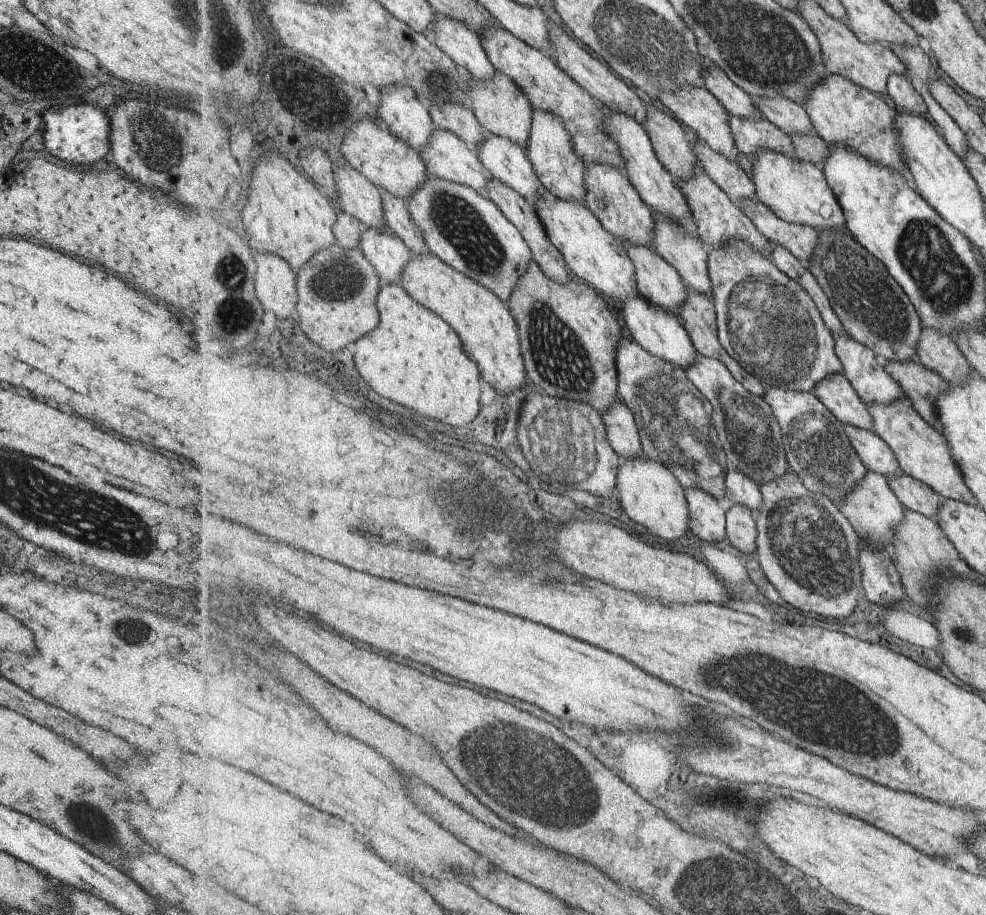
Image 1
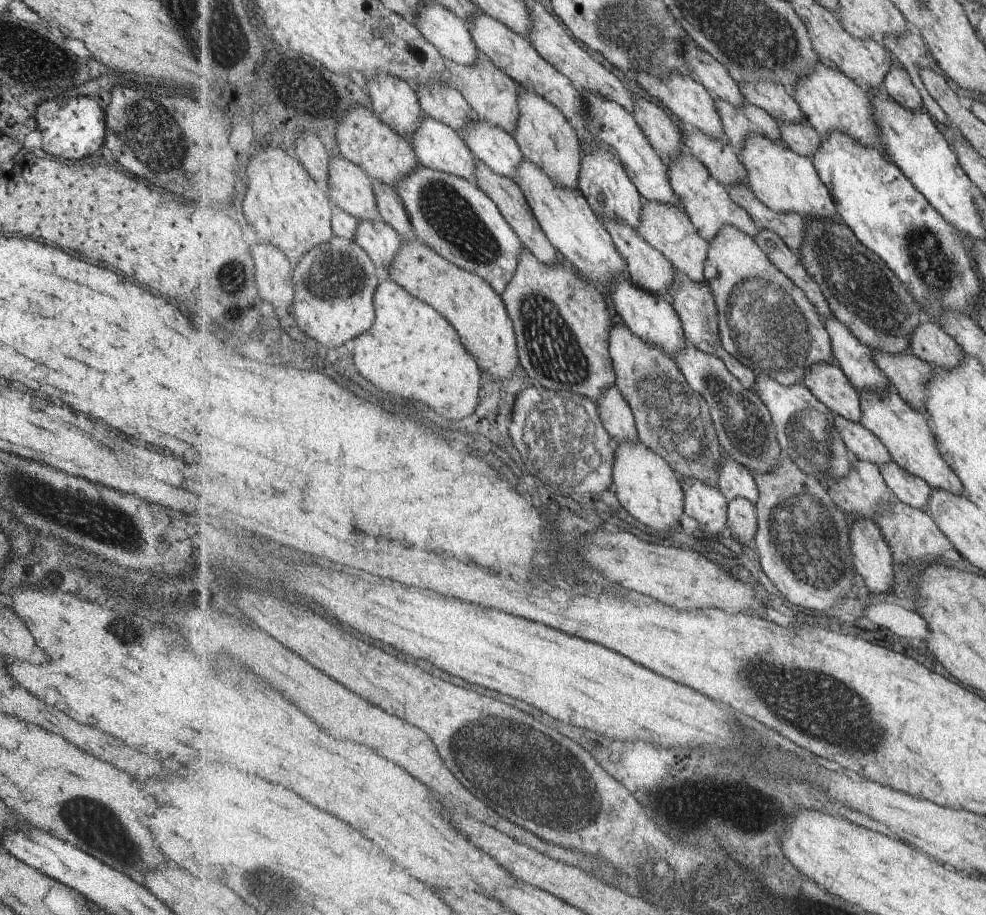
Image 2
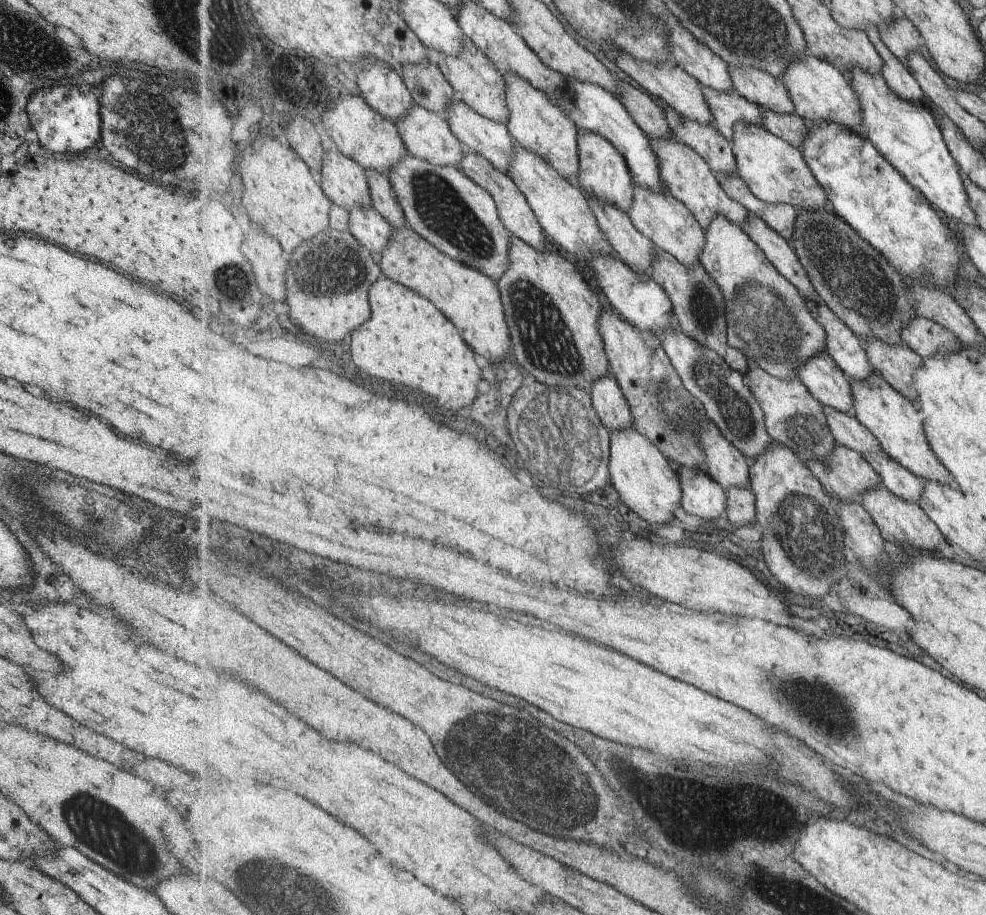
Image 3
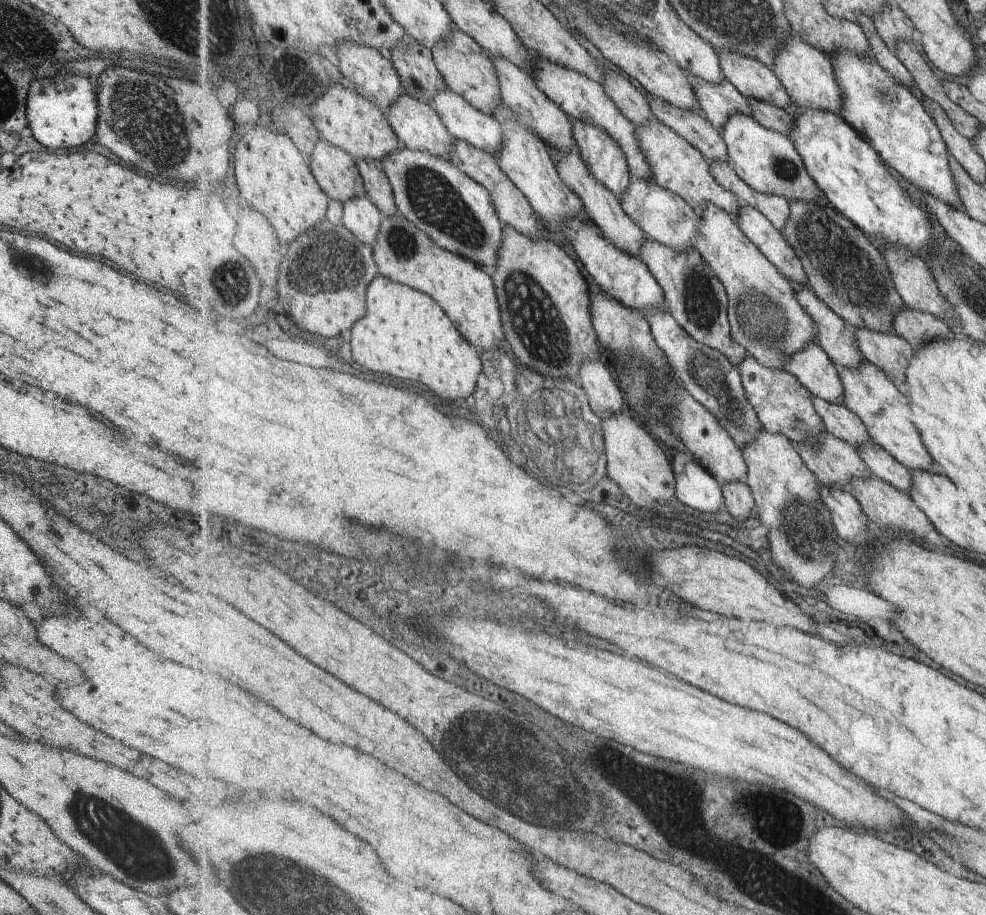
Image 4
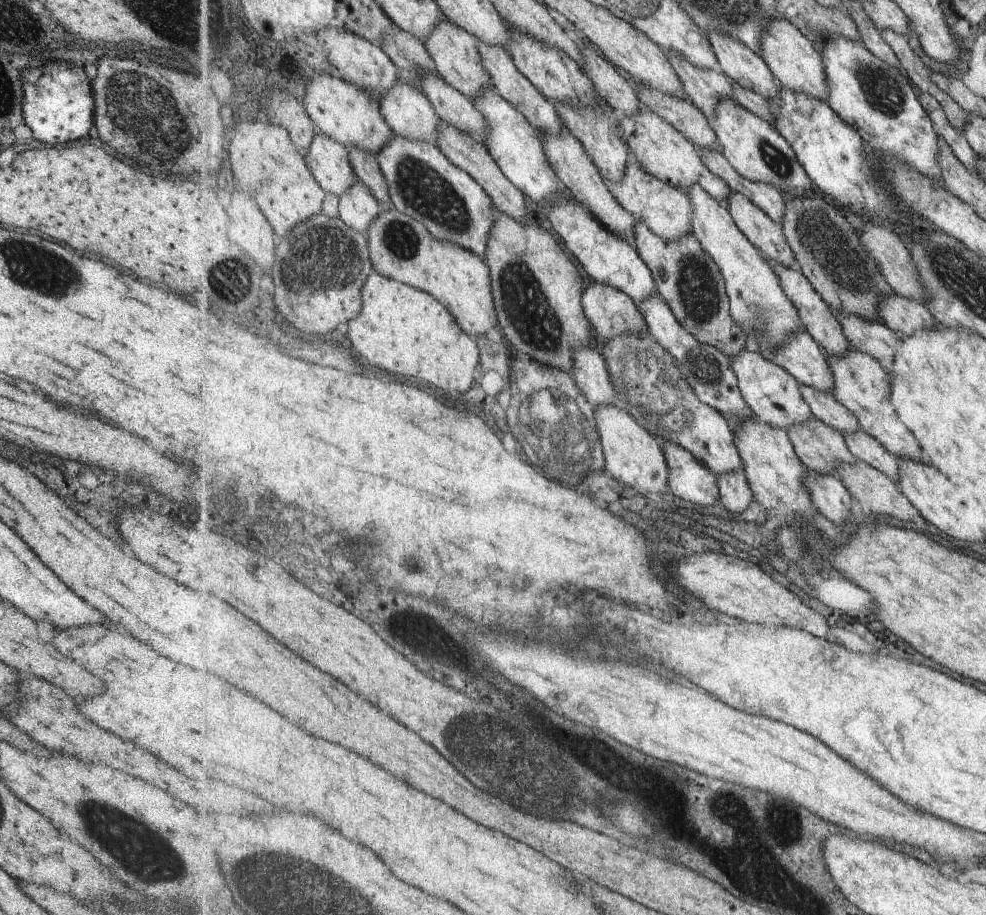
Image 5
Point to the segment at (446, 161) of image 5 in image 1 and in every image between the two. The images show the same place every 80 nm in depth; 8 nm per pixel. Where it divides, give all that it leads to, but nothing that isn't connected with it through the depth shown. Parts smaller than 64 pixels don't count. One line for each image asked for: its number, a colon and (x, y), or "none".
1: (464, 227)
2: (456, 217)
3: (454, 213)
4: (455, 210)

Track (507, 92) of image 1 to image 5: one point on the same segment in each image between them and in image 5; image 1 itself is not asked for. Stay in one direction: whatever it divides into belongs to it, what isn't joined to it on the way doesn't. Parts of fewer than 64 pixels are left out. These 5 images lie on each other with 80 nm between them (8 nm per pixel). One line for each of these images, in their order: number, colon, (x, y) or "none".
2: (493, 94)
3: (476, 79)
4: (468, 69)
5: (455, 52)

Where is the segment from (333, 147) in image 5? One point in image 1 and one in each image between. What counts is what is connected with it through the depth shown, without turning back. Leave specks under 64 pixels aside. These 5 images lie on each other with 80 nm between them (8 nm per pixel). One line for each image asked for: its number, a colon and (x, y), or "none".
1: (357, 195)
2: (349, 186)
3: (345, 181)
4: (337, 171)

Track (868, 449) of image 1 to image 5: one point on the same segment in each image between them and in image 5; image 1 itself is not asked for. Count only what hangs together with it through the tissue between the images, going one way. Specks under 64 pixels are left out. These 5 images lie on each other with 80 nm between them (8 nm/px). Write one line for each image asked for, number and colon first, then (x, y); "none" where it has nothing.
2: (866, 445)
3: (849, 431)
4: (839, 420)
5: (827, 407)

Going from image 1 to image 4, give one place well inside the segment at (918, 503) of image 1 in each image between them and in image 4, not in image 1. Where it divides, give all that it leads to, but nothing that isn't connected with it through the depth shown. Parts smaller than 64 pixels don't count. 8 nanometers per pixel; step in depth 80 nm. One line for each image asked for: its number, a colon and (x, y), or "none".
2: (906, 487)
3: (895, 476)
4: (883, 464)

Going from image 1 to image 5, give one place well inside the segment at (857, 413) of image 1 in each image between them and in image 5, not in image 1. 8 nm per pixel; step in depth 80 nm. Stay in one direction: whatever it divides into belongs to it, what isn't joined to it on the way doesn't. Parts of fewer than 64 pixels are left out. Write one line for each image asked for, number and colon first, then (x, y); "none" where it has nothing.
2: (826, 379)
3: (822, 375)
4: (813, 366)
5: (803, 356)

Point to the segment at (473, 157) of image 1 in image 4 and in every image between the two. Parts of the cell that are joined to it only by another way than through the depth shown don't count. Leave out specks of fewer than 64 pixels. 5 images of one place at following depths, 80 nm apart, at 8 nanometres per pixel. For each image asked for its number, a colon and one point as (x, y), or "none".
2: (438, 146)
3: (427, 134)
4: (418, 124)

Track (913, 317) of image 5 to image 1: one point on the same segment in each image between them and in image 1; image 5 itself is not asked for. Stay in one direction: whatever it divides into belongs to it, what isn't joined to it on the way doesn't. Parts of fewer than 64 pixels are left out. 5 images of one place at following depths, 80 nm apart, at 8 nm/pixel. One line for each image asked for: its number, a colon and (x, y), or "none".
1: (938, 351)
2: (930, 341)
3: (928, 337)
4: (919, 327)

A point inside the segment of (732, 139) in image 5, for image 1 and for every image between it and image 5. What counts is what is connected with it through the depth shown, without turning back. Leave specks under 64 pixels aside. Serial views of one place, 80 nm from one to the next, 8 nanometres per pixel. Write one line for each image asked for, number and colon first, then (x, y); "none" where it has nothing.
1: (798, 191)
2: (781, 178)
3: (777, 172)
4: (767, 160)

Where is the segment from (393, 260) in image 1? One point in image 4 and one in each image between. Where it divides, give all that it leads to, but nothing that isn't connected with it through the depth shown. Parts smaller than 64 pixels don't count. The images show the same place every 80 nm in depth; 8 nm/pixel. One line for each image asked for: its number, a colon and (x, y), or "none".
2: (380, 240)
3: (373, 230)
4: (362, 216)

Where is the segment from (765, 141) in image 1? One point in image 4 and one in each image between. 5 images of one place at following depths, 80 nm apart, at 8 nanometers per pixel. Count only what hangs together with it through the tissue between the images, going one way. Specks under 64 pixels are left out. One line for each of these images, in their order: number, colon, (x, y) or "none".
2: (740, 122)
3: (728, 107)
4: (718, 101)

